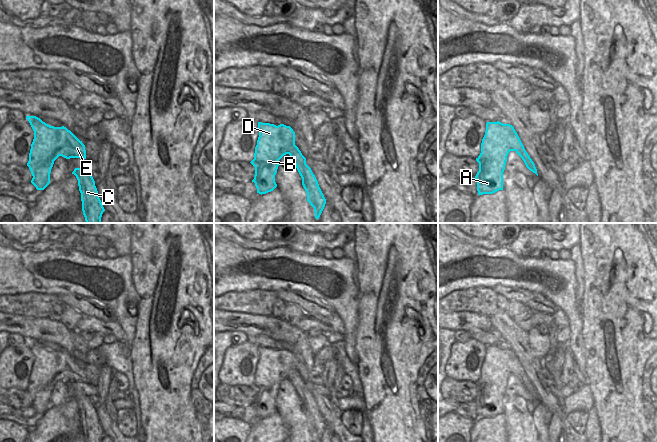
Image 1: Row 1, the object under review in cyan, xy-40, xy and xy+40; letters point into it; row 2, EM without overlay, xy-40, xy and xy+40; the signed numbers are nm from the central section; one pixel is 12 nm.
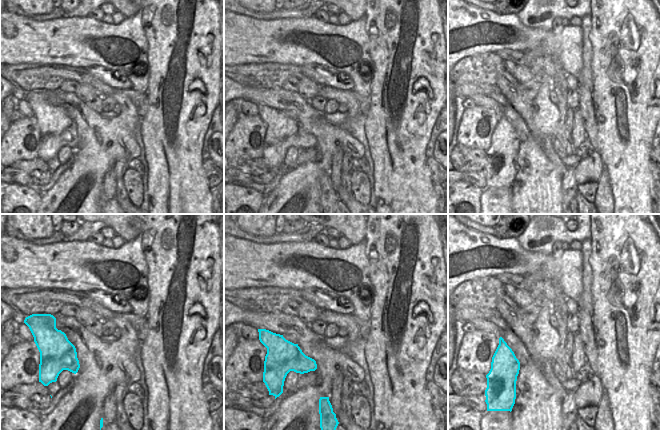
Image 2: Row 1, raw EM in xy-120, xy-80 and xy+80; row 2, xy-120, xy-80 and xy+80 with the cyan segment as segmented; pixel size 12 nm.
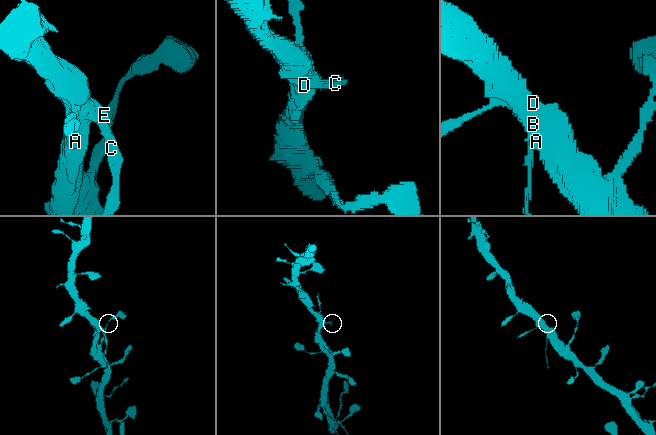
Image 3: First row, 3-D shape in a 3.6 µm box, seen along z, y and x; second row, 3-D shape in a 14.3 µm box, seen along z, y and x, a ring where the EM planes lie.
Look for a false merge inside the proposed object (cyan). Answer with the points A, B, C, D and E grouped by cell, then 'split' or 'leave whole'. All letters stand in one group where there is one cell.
A B D E / C; split

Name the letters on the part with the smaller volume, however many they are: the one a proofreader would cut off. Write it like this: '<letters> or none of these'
C.

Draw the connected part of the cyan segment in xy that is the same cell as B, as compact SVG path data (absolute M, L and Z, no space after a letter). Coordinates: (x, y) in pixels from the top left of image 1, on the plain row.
M258 346L259 361L255 371L254 383L250 386L255 391L252 406L257 417L273 415L277 408L275 399L279 384L289 377L289 372L299 374L295 369L295 356L290 350Z

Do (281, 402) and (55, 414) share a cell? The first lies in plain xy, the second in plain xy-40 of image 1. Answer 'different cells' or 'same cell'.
different cells

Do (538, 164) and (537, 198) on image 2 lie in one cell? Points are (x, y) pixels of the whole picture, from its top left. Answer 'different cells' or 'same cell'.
same cell

